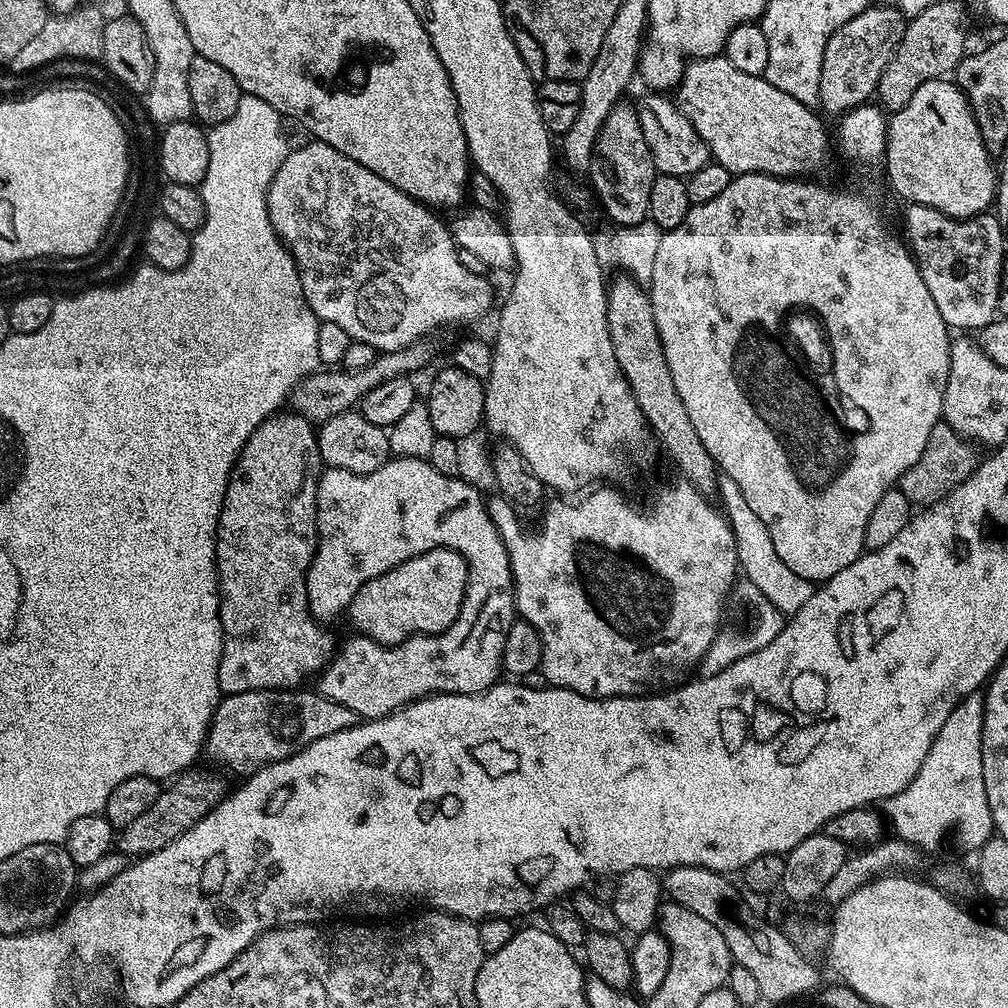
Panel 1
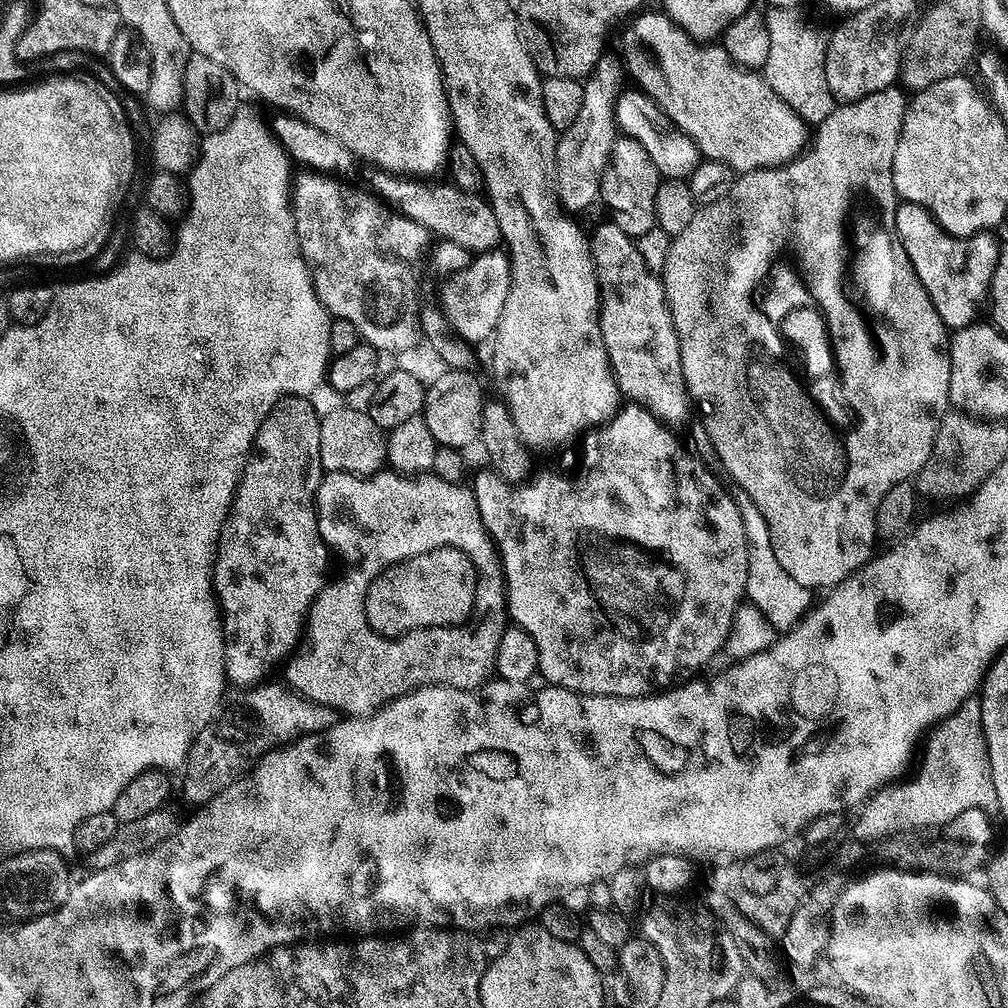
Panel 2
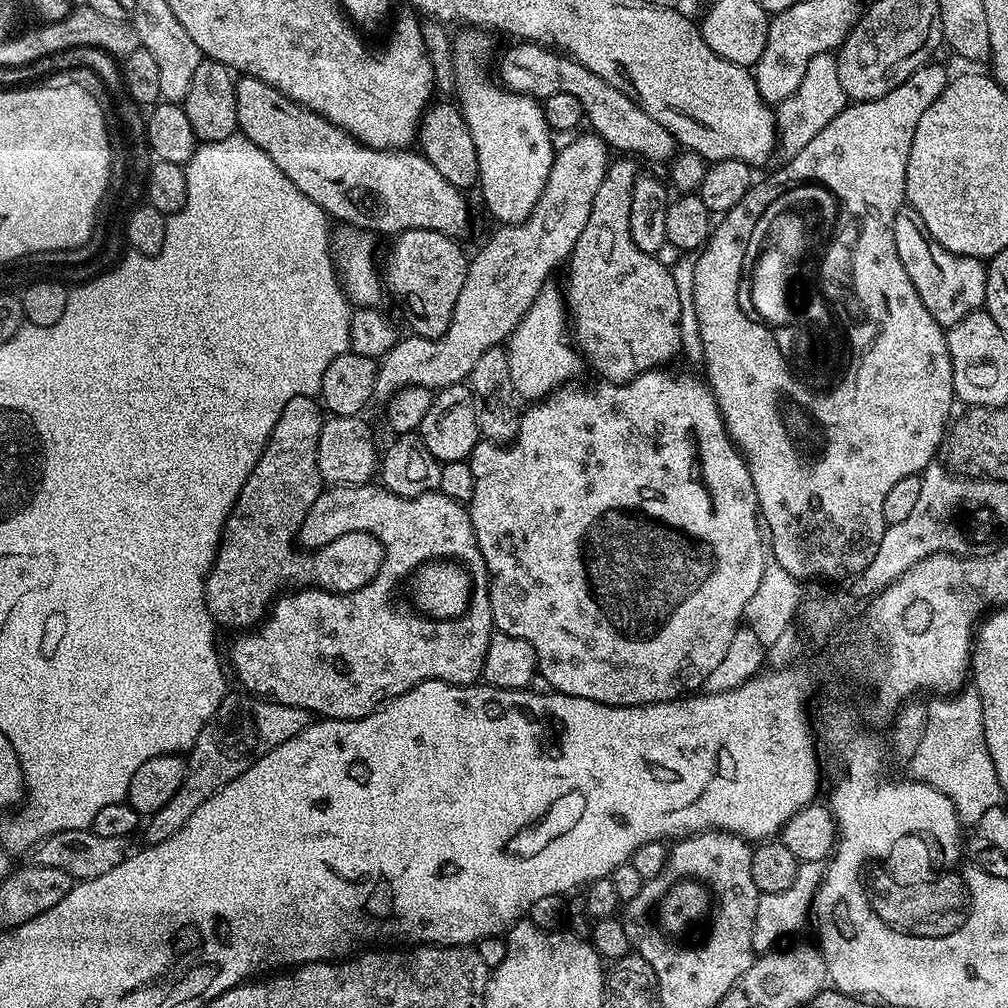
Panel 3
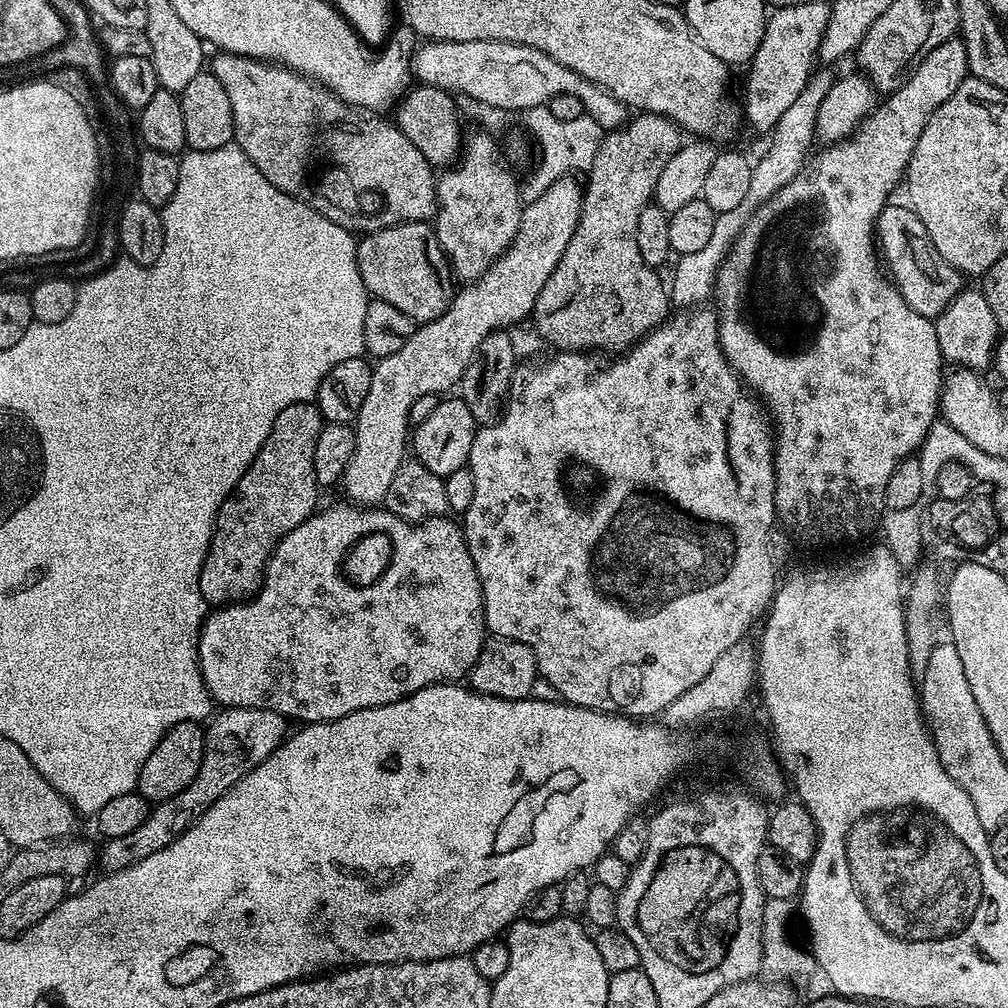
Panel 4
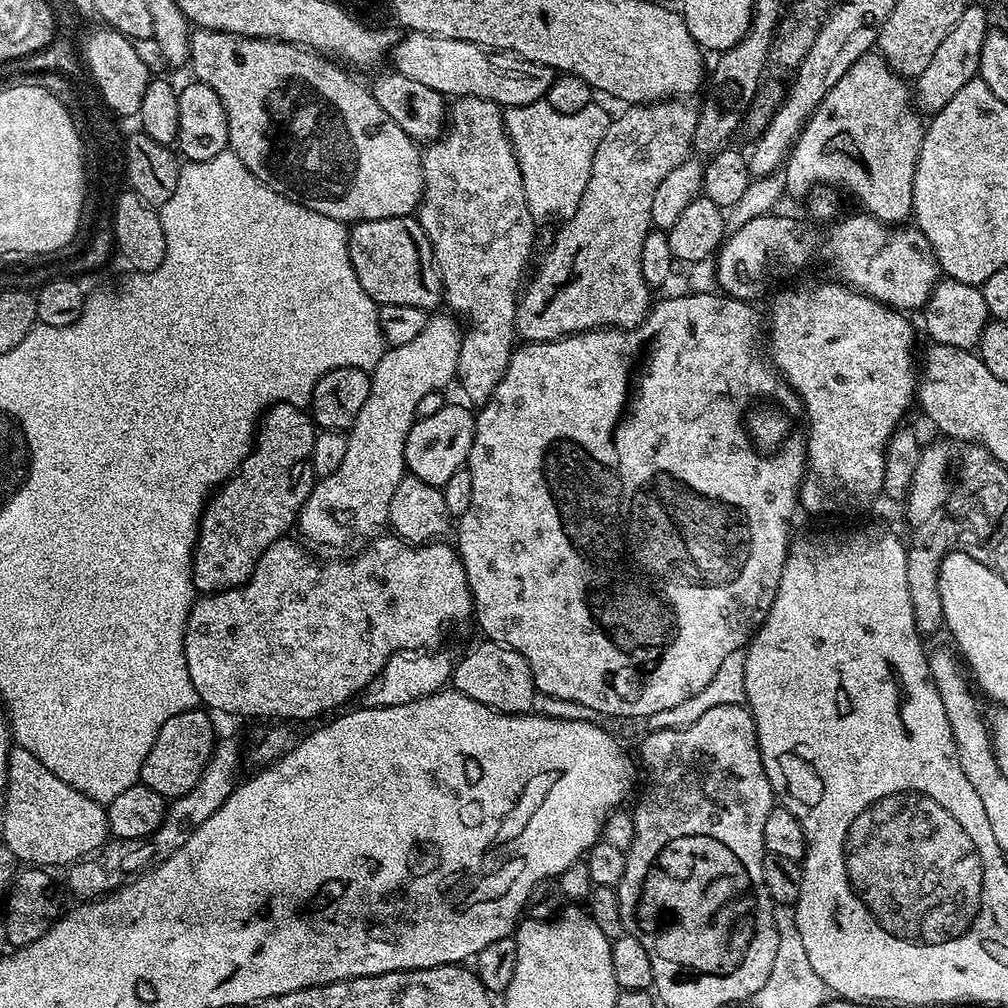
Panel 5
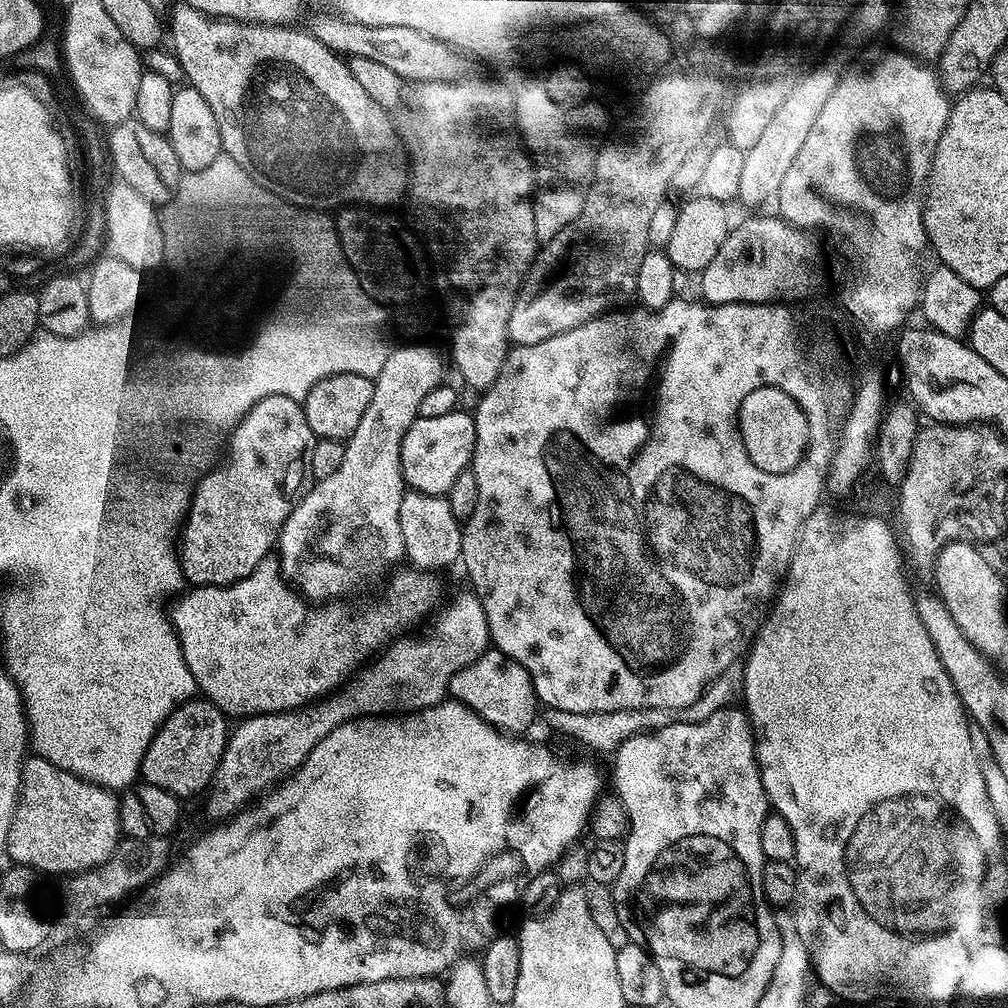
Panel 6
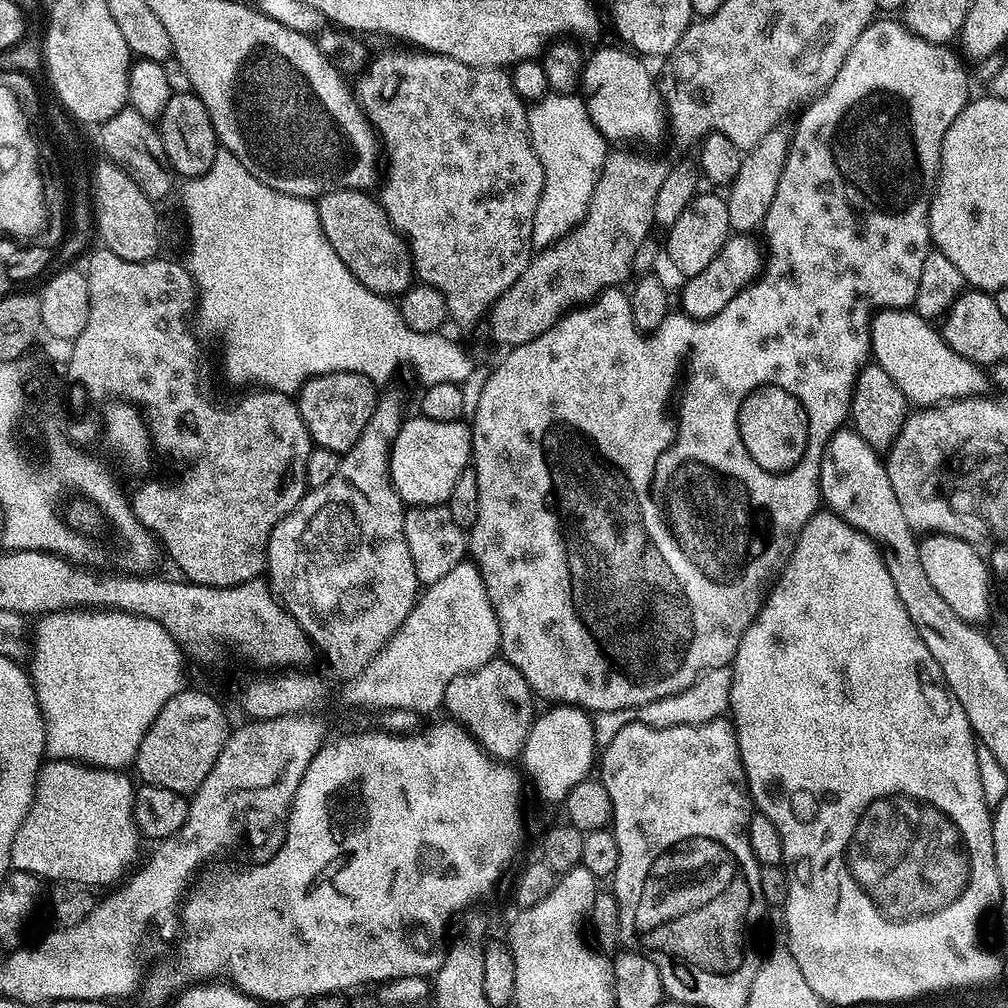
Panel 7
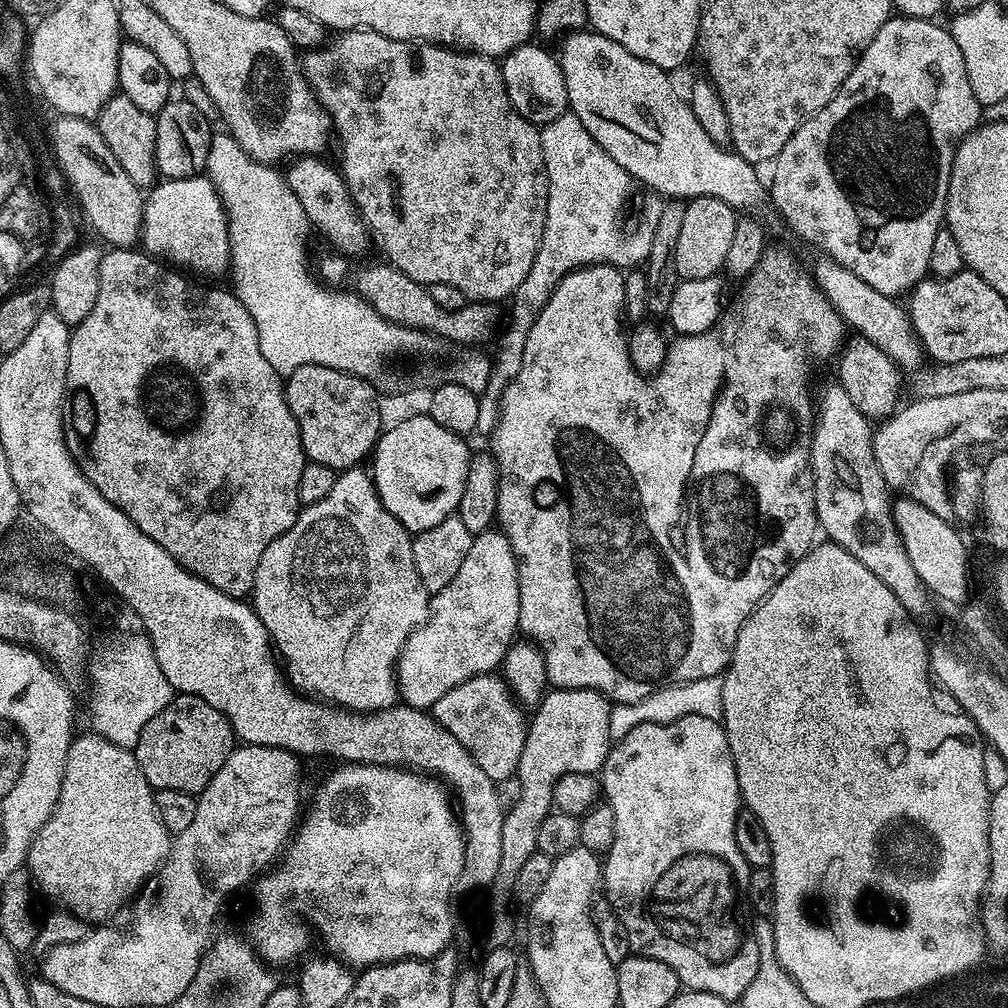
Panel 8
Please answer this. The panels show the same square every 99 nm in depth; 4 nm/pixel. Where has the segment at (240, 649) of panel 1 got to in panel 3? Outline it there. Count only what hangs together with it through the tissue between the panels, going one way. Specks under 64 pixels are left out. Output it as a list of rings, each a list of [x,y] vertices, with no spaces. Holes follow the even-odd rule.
[[[313,397],[290,398],[290,402],[286,402],[286,410],[282,410],[270,434],[267,446],[260,452],[254,470],[246,478],[246,486],[242,486],[234,502],[232,513],[228,516],[224,532],[220,536],[220,549],[216,552],[216,560],[204,578],[206,606],[213,621],[221,629],[255,629],[267,617],[274,598],[279,597],[285,590],[292,590],[297,586],[311,586],[335,592],[341,586],[366,585],[380,573],[384,561],[384,547],[372,532],[347,532],[342,534],[342,538],[315,550],[301,550],[298,547],[302,522],[322,491],[318,470],[318,438],[322,434],[325,419],[321,405]]]

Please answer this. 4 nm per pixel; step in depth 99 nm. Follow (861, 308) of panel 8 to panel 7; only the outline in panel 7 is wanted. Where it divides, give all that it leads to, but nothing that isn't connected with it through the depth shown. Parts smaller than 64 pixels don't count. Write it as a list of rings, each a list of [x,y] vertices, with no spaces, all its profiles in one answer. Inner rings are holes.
[[[882,308],[873,315],[871,321],[872,329],[870,338],[872,339],[871,359],[890,378],[894,378],[894,386],[902,390],[902,394],[907,398],[912,406],[931,406],[943,404],[950,400],[964,400],[968,396],[979,397],[986,384],[986,374],[981,365],[972,360],[962,358],[944,341],[943,335],[939,331],[932,329],[933,325],[929,321],[923,320],[914,310],[906,308]]]

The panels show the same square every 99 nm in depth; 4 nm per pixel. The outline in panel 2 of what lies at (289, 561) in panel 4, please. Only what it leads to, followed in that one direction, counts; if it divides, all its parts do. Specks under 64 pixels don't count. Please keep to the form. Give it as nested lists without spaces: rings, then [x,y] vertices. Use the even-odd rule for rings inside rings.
[[[381,470],[374,476],[355,476],[345,472],[330,472],[321,480],[316,491],[316,521],[318,522],[320,536],[329,549],[336,550],[338,548],[342,552],[352,552],[353,558],[360,560],[360,565],[349,576],[342,577],[334,584],[332,584],[333,582],[325,583],[323,590],[317,594],[314,602],[309,606],[306,617],[306,642],[301,643],[283,665],[283,668],[285,668],[282,680],[287,687],[308,700],[322,702],[322,706],[330,706],[338,714],[343,714],[345,717],[363,718],[374,715],[389,700],[396,700],[399,696],[405,696],[406,693],[429,684],[445,684],[448,688],[479,688],[480,685],[493,679],[496,670],[496,659],[498,658],[498,642],[502,642],[504,629],[509,627],[510,624],[508,618],[508,587],[504,584],[504,564],[496,550],[496,543],[490,538],[490,534],[478,514],[478,502],[474,498],[471,487],[464,484],[455,484],[454,482],[442,482],[442,478],[431,474],[421,474],[415,478],[409,478],[391,470]],[[426,546],[457,548],[462,550],[462,554],[466,554],[466,558],[470,558],[470,562],[476,571],[476,609],[472,611],[472,619],[467,624],[457,624],[454,628],[417,628],[415,632],[405,632],[404,635],[395,638],[375,632],[368,621],[367,611],[362,610],[361,601],[360,604],[356,601],[356,588],[367,590],[376,581],[376,577],[381,576],[390,565],[406,558],[414,558],[418,553],[425,551]]]

